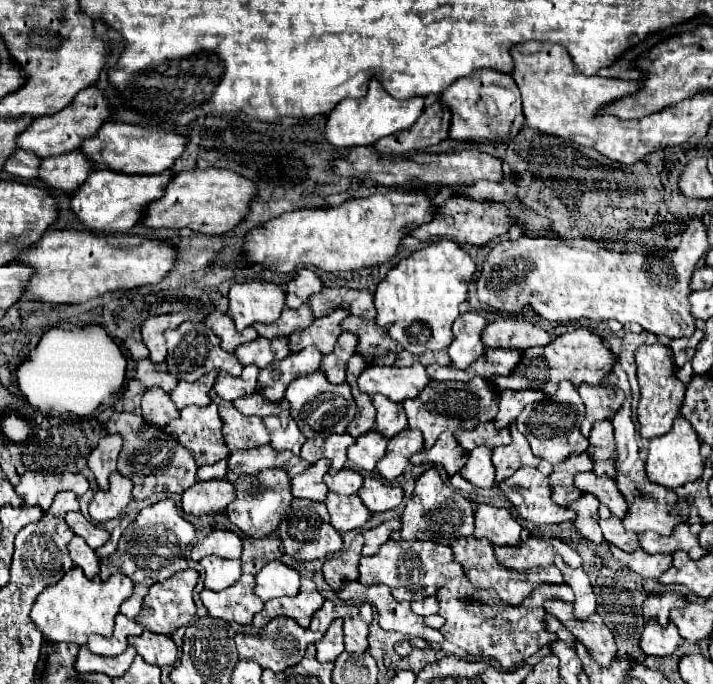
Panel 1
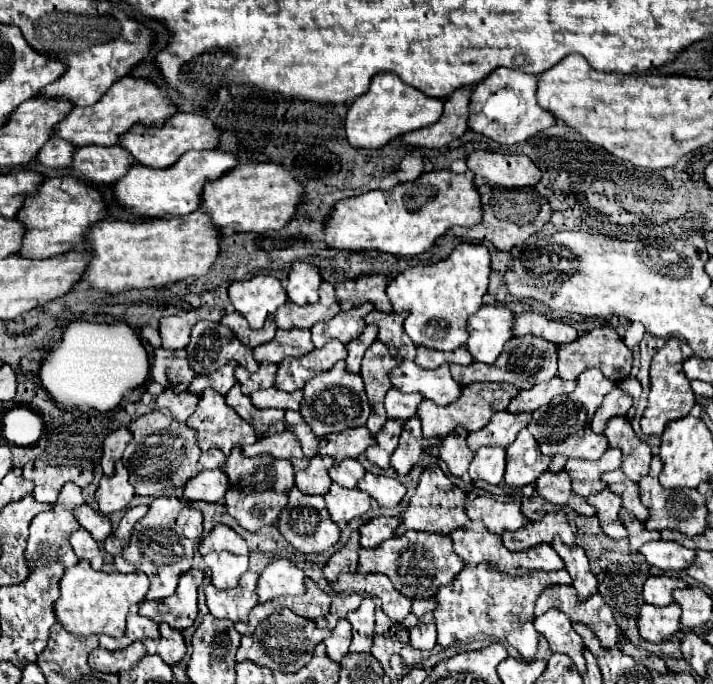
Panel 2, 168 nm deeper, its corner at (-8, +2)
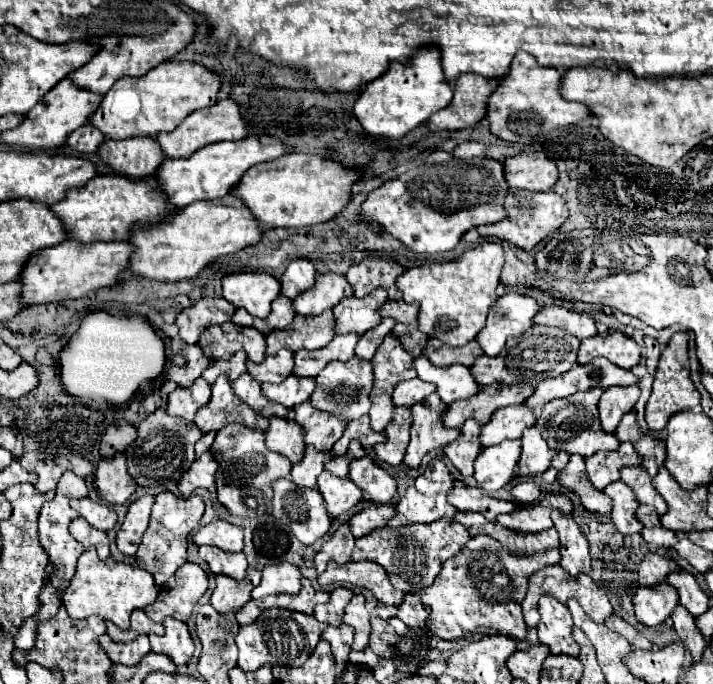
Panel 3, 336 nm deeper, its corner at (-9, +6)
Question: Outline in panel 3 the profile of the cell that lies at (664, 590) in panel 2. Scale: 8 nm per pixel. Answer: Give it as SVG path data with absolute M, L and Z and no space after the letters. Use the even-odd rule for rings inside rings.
M648 552L638 566L638 576L640 576L640 586L652 586L660 580L666 580L666 576L670 572L680 570L680 566L676 566L676 562L672 558Z

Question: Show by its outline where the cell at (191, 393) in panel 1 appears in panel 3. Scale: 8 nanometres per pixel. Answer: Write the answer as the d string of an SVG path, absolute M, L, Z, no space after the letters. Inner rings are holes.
M236 352L232 358L228 360L214 360L204 372L202 372L202 378L208 382L208 384L214 384L214 380L224 374L228 376L230 382L234 382L236 378L240 378L242 374L246 372L246 352Z

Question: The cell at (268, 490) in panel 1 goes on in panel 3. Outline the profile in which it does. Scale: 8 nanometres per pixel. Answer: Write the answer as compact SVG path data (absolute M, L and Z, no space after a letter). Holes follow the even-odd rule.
M228 424L226 428L218 430L210 452L220 464L216 476L216 494L220 504L224 504L230 514L242 518L266 514L268 504L272 502L272 482L290 476L290 460L286 460L282 454L270 452L264 446L262 430L246 428L242 424Z

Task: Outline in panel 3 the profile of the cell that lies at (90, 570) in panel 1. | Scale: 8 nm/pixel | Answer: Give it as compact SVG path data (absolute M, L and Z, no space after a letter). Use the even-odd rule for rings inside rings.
M76 518L76 520L72 520L72 524L70 524L70 534L72 534L78 542L82 542L84 548L96 546L98 556L100 556L102 560L108 560L108 558L110 558L110 542L108 542L106 532L98 532L98 530L90 528L90 524L86 524L86 520Z

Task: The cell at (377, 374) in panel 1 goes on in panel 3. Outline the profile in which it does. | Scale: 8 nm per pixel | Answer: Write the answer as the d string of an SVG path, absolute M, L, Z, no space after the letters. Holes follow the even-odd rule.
M418 356L414 366L416 366L420 380L432 382L438 386L436 394L446 404L452 404L458 398L470 398L478 392L478 384L476 384L474 376L470 376L470 370L466 366L454 364L448 368L438 368L438 366L430 364L430 360L426 356Z

